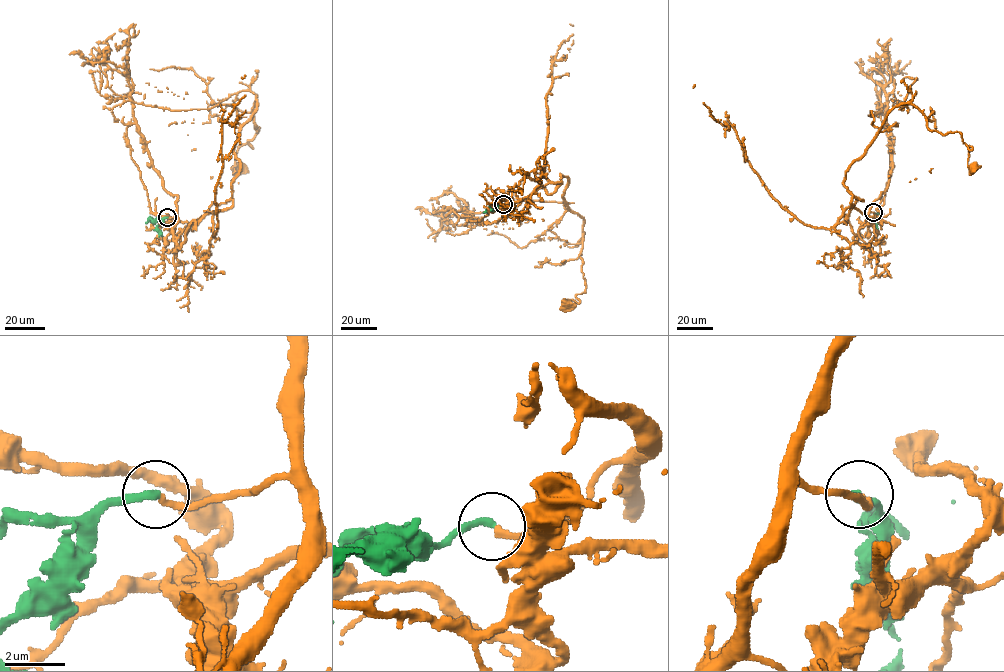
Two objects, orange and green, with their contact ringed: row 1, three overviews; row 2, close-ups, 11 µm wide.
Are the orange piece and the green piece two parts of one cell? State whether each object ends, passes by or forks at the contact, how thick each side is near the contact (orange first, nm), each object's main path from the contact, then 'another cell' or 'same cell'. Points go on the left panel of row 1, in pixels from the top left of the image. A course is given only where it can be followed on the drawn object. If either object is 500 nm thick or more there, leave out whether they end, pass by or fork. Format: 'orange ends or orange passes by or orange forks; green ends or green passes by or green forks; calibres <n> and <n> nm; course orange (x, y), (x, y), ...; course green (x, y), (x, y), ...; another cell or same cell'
orange ends; green ends; calibres 200 and 240 nm; course orange (168, 217), (172, 229), (231, 206), (233, 147), (256, 96), (259, 128), (252, 148), (238, 148), (240, 167); course green (167, 217), (150, 219), (146, 223); same cell

